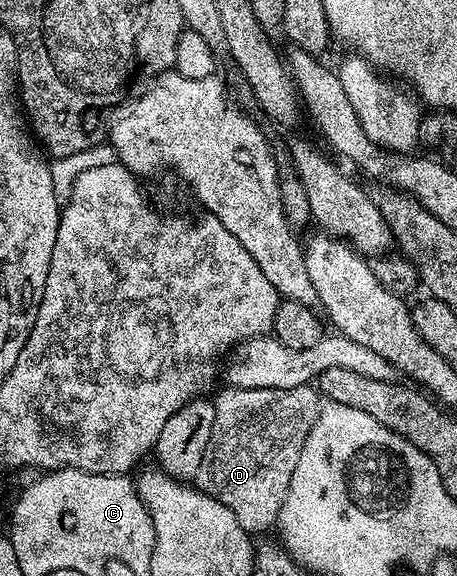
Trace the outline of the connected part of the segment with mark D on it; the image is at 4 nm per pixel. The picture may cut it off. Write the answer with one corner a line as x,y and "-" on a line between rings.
310,384
288,390
223,387
213,400
213,431
194,484
231,508
247,534
263,533
279,520
293,467
319,414
320,394

